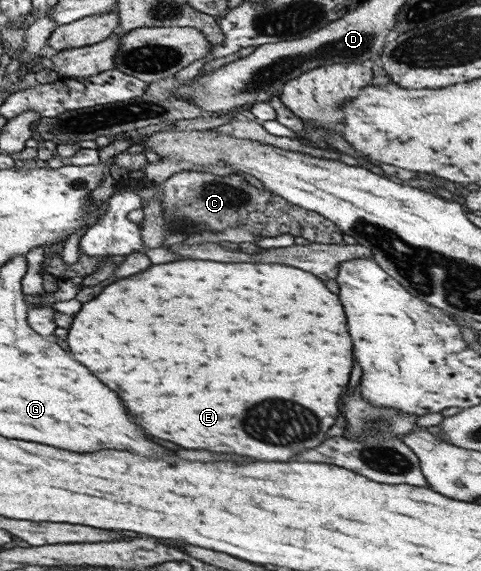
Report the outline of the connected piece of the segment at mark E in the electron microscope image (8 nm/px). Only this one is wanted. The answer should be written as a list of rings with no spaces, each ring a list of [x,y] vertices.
[[[172,261],[162,265],[150,265],[146,271],[124,277],[106,285],[98,299],[90,299],[74,315],[68,327],[66,345],[72,357],[88,367],[108,389],[112,389],[126,407],[126,413],[138,421],[146,435],[170,441],[182,449],[204,449],[210,453],[234,453],[260,461],[292,461],[301,450],[312,449],[326,439],[326,431],[334,425],[338,416],[338,397],[348,385],[352,371],[352,347],[346,333],[342,305],[336,295],[324,289],[314,275],[276,263],[216,263],[216,261]]]

